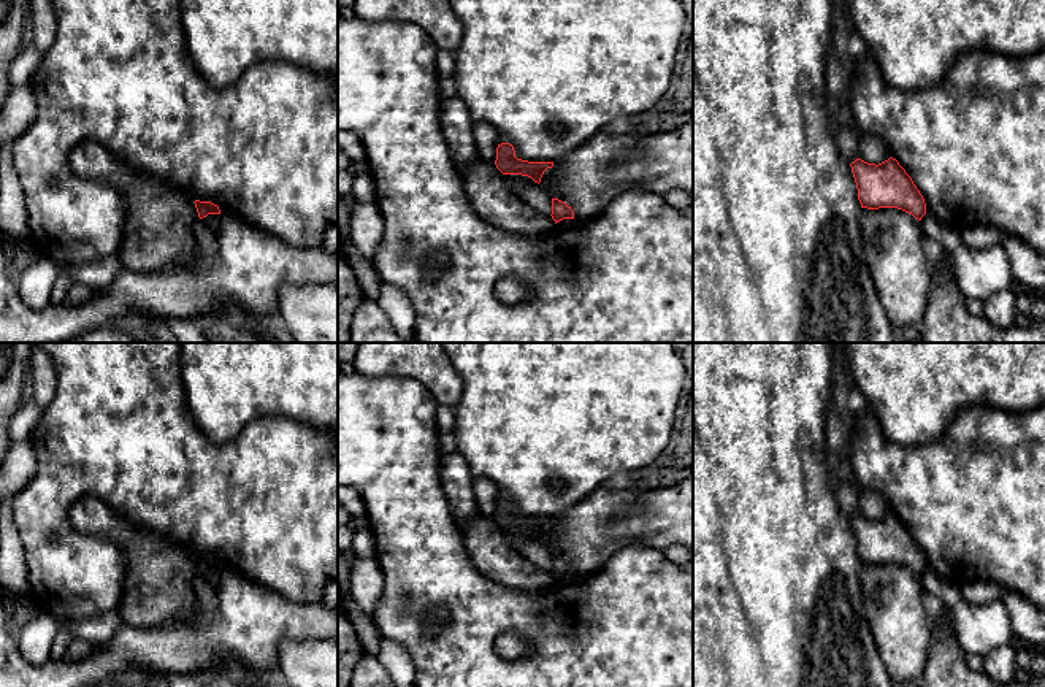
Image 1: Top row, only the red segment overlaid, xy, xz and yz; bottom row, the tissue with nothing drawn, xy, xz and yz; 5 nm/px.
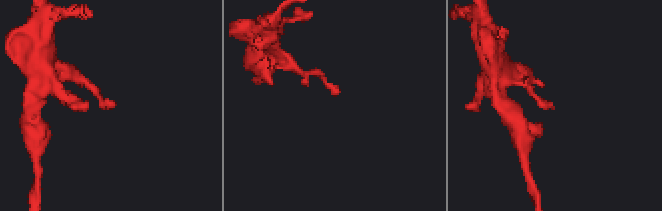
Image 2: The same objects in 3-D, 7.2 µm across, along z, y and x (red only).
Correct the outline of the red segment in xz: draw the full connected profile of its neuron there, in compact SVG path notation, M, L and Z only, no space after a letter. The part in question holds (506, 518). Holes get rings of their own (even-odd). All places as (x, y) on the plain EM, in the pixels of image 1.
M501 498L496 503L495 520L503 530L528 532L539 539L544 527L552 524L553 517L528 517L517 514L514 501L509 498Z

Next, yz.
M856 514L850 522L861 563L898 563L918 576L926 570L923 551L896 514L878 520Z

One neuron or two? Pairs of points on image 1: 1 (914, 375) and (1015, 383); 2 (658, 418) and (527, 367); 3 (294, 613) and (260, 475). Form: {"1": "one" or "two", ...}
{"1": "one", "2": "one", "3": "two"}

